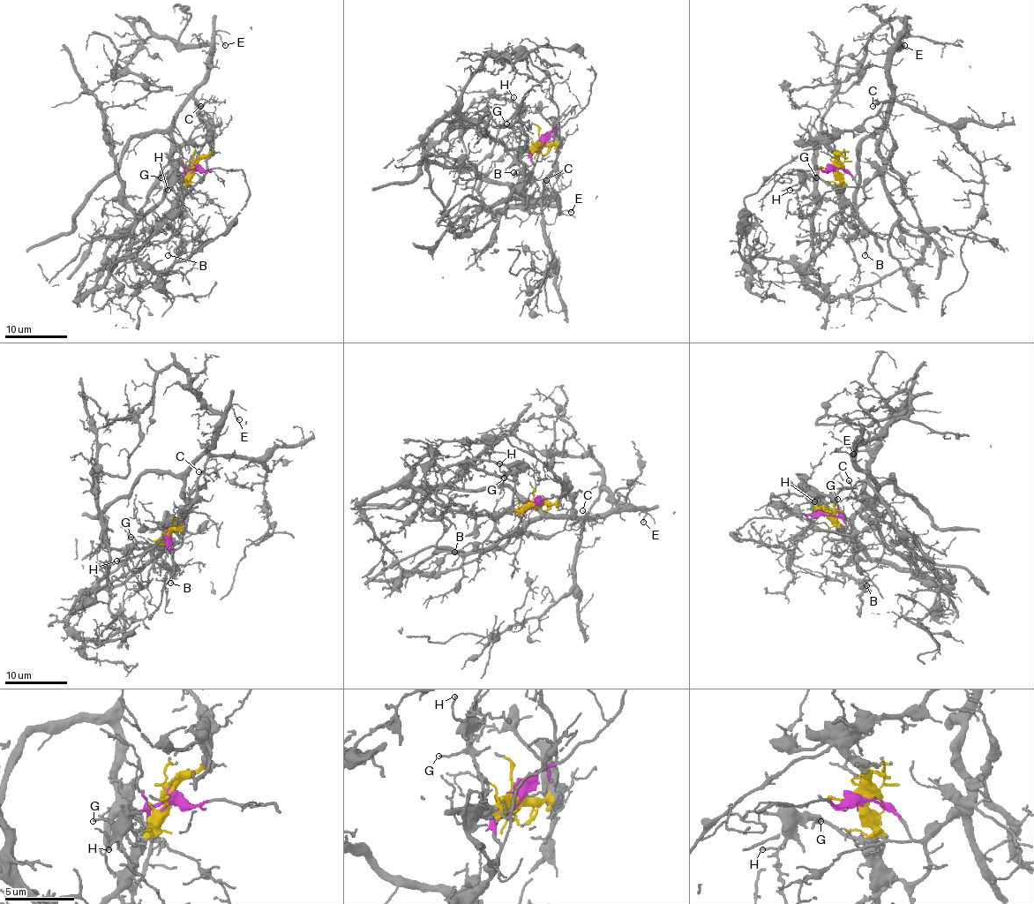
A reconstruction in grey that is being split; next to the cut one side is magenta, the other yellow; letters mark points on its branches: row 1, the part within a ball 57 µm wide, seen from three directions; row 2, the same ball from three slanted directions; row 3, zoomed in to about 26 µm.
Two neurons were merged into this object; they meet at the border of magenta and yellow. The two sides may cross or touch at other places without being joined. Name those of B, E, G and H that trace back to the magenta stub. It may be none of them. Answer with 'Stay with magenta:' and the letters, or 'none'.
Stay with magenta: B, E

